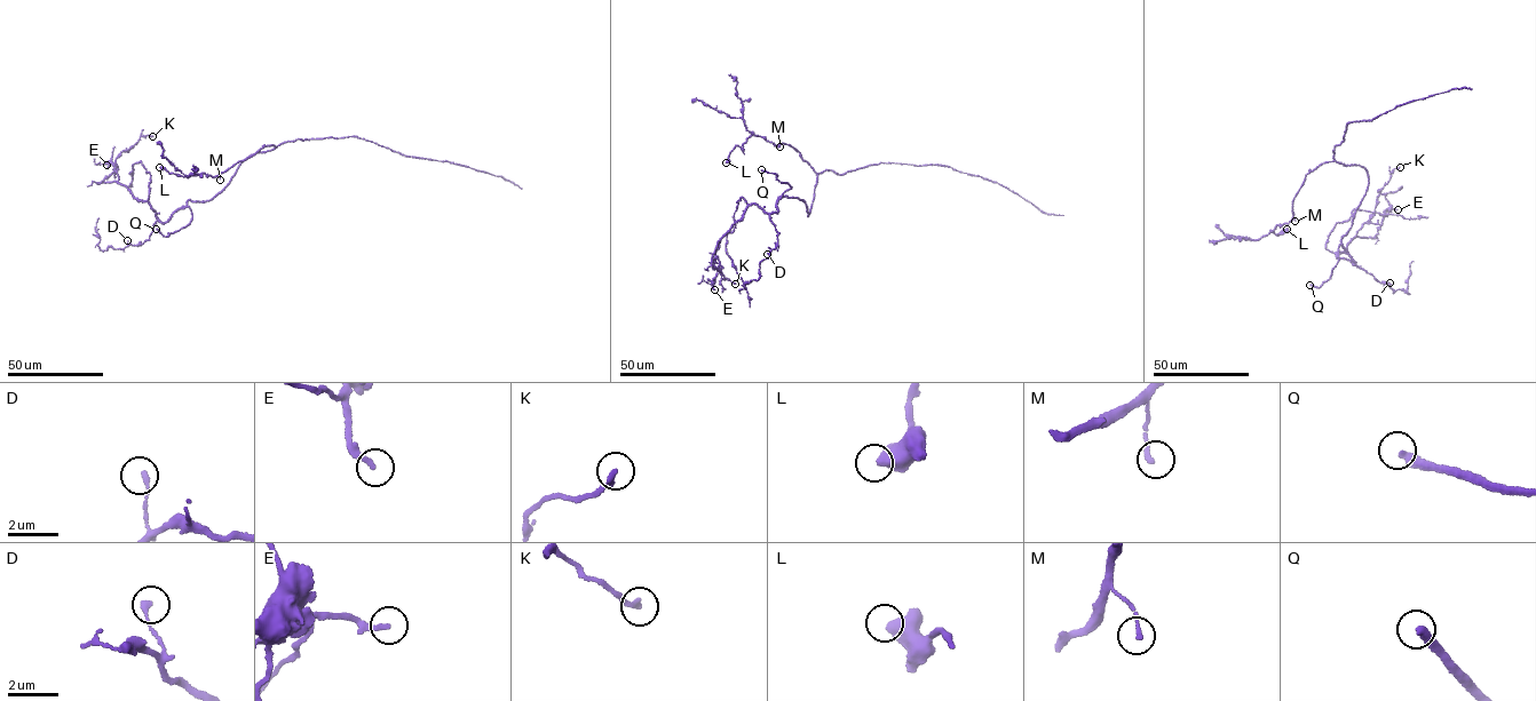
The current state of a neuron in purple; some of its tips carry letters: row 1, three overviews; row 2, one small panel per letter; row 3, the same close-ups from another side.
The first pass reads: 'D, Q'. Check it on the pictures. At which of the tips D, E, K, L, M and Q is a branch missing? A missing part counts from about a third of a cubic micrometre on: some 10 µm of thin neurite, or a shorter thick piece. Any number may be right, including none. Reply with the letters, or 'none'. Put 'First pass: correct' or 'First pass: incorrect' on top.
First pass: incorrect
E, Q

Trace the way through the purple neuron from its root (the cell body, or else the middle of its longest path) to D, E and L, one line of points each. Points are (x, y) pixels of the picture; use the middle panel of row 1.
D: (814, 198), (808, 216), (801, 199), (780, 197), (777, 212), (769, 216), (778, 232), (777, 246), (767, 254)
E: (814, 198), (808, 216), (794, 197), (780, 197), (777, 213), (746, 207), (718, 241), (714, 289)
L: (814, 198), (817, 175), (800, 152), (788, 144), (776, 146), (752, 134), (742, 148), (735, 146), (726, 162)

